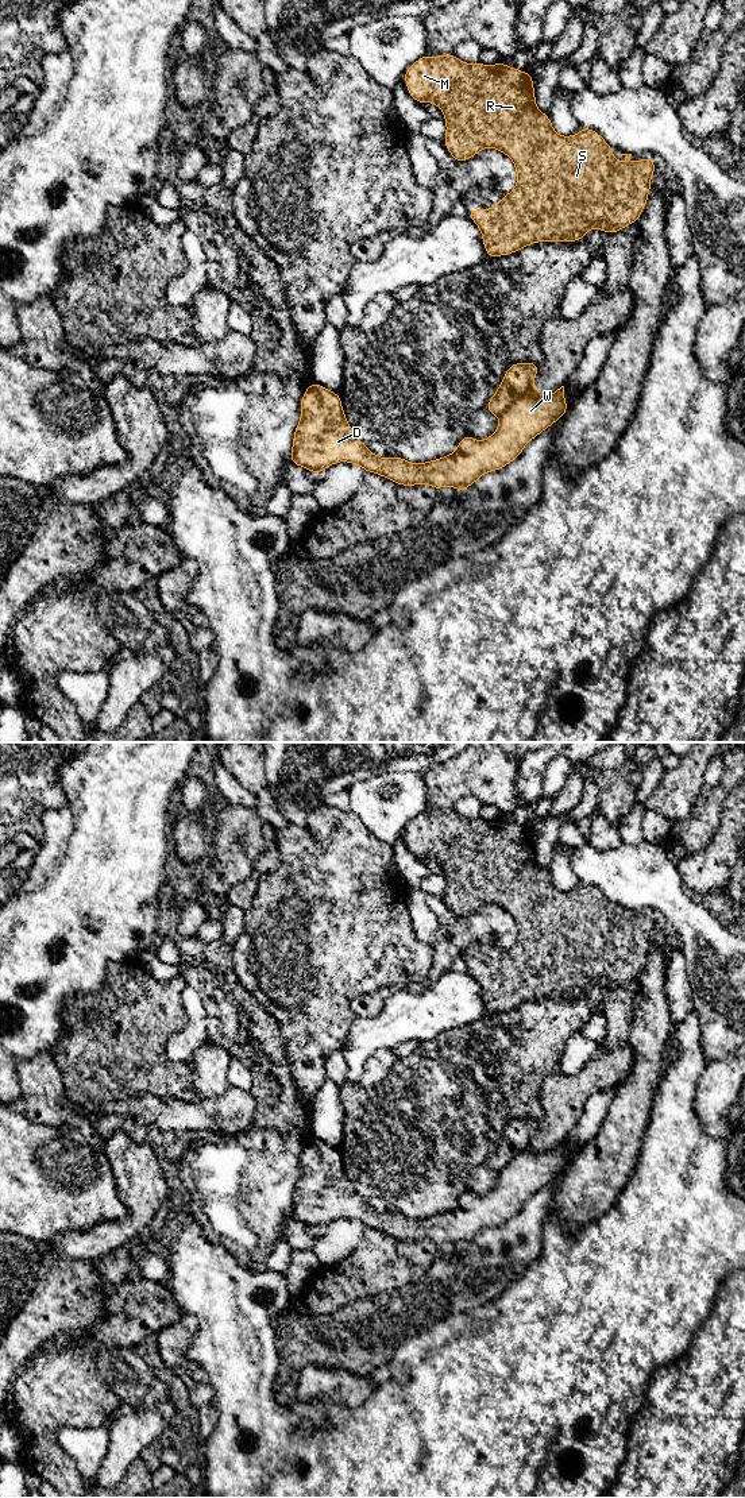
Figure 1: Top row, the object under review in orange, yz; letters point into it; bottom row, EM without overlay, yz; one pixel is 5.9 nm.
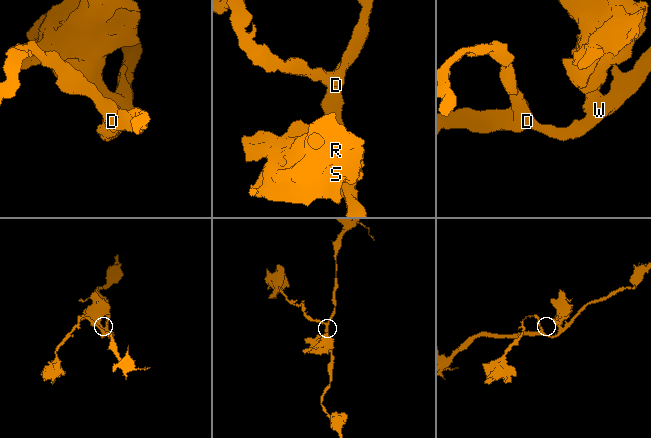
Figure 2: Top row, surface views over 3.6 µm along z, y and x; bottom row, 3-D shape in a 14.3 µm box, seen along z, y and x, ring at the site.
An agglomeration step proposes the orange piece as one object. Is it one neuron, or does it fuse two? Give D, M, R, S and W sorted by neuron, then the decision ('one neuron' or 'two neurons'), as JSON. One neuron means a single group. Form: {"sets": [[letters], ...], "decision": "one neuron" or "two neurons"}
{"sets": [["D", "W"], ["M", "R", "S"]], "decision": "two neurons"}

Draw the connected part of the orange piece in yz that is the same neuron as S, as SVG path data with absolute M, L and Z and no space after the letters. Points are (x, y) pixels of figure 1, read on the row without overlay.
M452 808L452 810L445 810L439 812L424 811L418 814L414 819L412 819L406 825L404 834L406 838L408 848L413 856L416 856L418 860L429 857L443 866L444 877L447 880L444 900L449 907L451 912L456 918L466 918L467 915L472 914L483 904L497 904L505 911L507 911L516 922L517 939L514 945L509 950L503 950L501 958L497 960L495 962L490 965L471 965L468 966L467 970L480 985L482 997L483 1001L486 1003L487 1014L510 1011L513 1008L522 1005L524 1003L528 1003L539 997L580 997L582 993L590 985L594 984L598 984L611 991L614 988L621 987L626 981L637 978L648 957L648 951L651 947L651 934L657 924L651 911L642 914L641 918L632 916L630 915L632 910L619 910L615 914L613 914L611 908L615 904L611 904L597 887L587 883L582 883L578 891L560 892L553 885L549 870L543 869L536 861L533 833L530 829L521 827L517 823L509 823L503 819L502 815L493 822L487 822L482 818L466 819L460 816L458 812L455 812Z

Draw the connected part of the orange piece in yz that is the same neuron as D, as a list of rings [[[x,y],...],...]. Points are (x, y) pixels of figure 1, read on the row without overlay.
[[[312,1138],[300,1158],[301,1174],[296,1182],[290,1219],[320,1229],[329,1221],[348,1217],[371,1229],[391,1235],[398,1242],[429,1240],[435,1246],[452,1242],[462,1248],[474,1240],[483,1229],[503,1224],[516,1216],[525,1201],[560,1175],[568,1165],[564,1142],[549,1151],[540,1144],[528,1146],[517,1154],[499,1173],[497,1186],[487,1194],[478,1197],[472,1192],[463,1192],[453,1209],[425,1219],[412,1219],[399,1212],[379,1213],[372,1209],[355,1190],[341,1162],[341,1153],[324,1142]]]

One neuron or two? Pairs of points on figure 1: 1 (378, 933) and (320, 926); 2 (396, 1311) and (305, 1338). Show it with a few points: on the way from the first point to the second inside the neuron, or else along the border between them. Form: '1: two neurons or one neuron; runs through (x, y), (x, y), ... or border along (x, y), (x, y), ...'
1: one neuron; runs through (363, 933), (348, 933), (335, 927)
2: one neuron; runs through (373, 1328), (358, 1338), (328, 1338)

